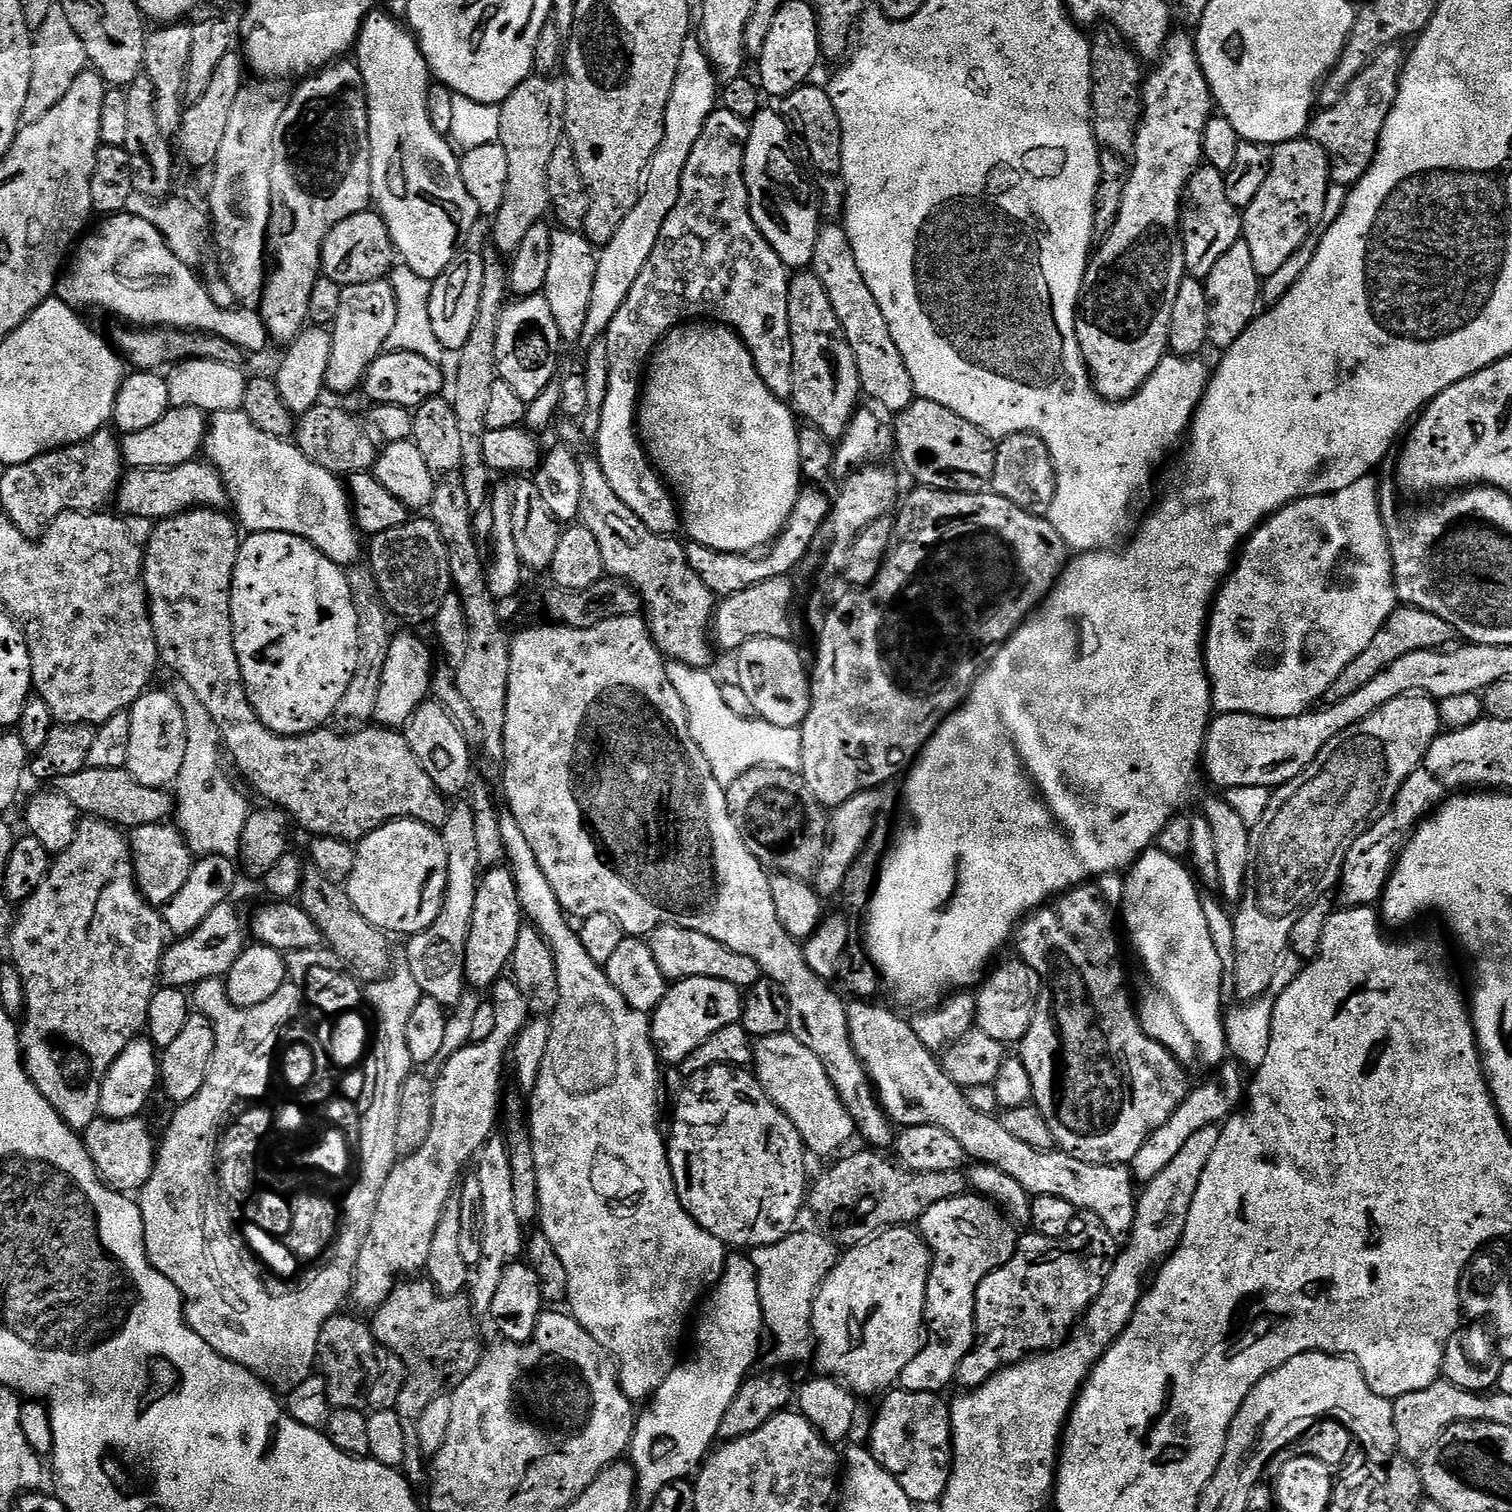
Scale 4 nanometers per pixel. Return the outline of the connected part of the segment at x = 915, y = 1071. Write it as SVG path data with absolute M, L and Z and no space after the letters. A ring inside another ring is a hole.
M872 1002L848 1004L850 1038L858 1058L876 1089L876 1097L893 1125L901 1129L938 1126L958 1138L965 1157L976 1164L989 1164L1002 1174L1010 1174L1028 1195L1066 1198L1081 1213L1089 1212L1110 1235L1124 1238L1131 1233L1136 1217L1138 1188L1127 1167L1118 1164L1078 1162L1059 1150L1039 1152L1013 1138L996 1116L981 1114L970 1106L965 1089L959 1088L944 1072L941 1061L914 1034L907 1019L895 1016L888 1008L875 1008Z

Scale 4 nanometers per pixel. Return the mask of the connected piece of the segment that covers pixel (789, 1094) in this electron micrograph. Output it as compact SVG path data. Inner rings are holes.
M788 1032L761 1036L755 1041L754 1075L778 1110L782 1110L782 1114L794 1122L798 1134L804 1139L805 1149L811 1155L813 1152L816 1156L835 1157L843 1153L843 1148L851 1142L852 1136L857 1135L854 1122L838 1098L818 1054L802 1046L802 1042Z

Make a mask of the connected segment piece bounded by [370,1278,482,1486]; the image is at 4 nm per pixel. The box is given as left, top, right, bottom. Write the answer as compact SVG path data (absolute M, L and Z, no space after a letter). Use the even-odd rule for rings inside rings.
M412 1278L405 1284L408 1285L397 1287L383 1306L376 1309L370 1327L377 1345L381 1349L389 1348L408 1367L408 1381L396 1396L394 1410L398 1418L402 1418L402 1430L406 1432L406 1458L402 1471L409 1484L419 1486L426 1480L426 1457L416 1437L418 1418L422 1418L422 1410L426 1410L434 1398L445 1395L447 1388L457 1388L475 1370L482 1347L476 1341L478 1320L467 1299L442 1298L427 1278Z

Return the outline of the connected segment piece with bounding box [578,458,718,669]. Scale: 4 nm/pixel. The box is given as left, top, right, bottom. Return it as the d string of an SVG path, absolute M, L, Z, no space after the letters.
M581 459L580 469L582 470L582 498L578 520L594 534L595 541L601 547L605 573L611 579L625 580L640 595L642 615L648 626L648 635L656 643L656 649L661 656L691 668L707 669L708 663L712 660L712 652L714 653L710 629L712 618L716 614L718 598L709 590L706 582L702 582L702 578L698 578L698 574L690 570L690 562L684 553L684 544L671 536L654 534L654 530L650 530L646 522L642 522L642 518L638 518L638 514L634 514L634 510L630 510L630 506L626 506L622 498L618 498L618 494L614 494L614 486L606 482L606 474L602 474L599 460Z

